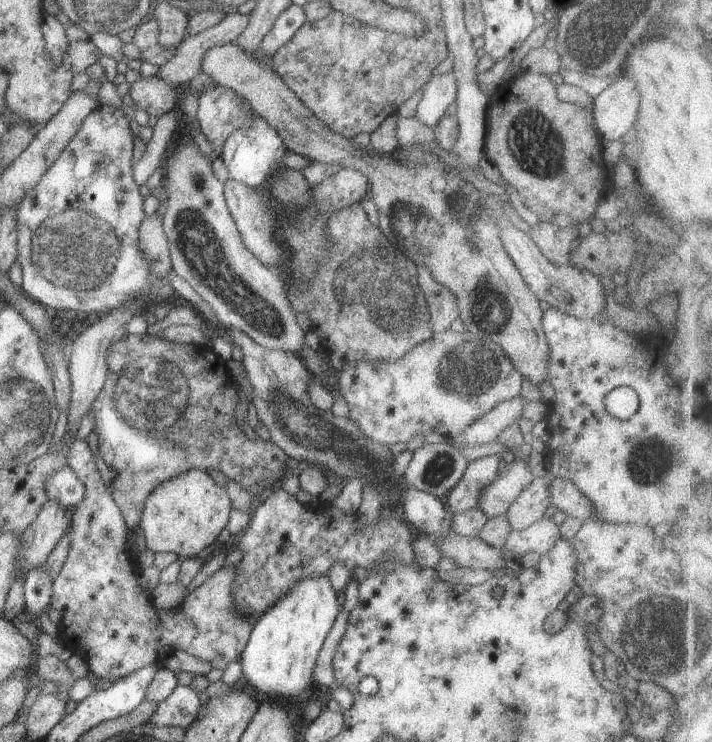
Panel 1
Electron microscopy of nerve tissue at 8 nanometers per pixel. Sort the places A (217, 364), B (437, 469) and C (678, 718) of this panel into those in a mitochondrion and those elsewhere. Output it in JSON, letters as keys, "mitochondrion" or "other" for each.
{"A":"other","B":"mitochondrion","C":"other"}

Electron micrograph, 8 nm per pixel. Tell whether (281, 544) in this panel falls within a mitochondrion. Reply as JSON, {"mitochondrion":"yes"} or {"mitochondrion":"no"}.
{"mitochondrion":"yes"}

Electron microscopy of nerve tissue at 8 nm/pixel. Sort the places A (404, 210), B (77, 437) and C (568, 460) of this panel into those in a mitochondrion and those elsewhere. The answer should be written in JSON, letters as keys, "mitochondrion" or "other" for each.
{"A":"mitochondrion","B":"other","C":"other"}

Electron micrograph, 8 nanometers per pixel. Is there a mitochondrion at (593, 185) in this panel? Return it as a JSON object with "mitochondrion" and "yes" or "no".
{"mitochondrion":"no"}

